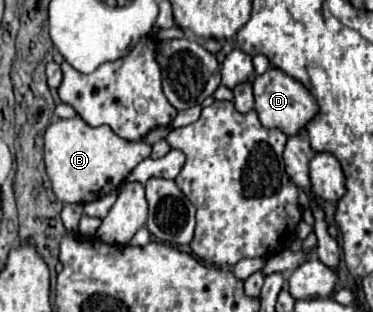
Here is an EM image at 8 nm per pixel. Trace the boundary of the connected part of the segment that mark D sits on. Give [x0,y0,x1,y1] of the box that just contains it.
[252,69,318,137]

